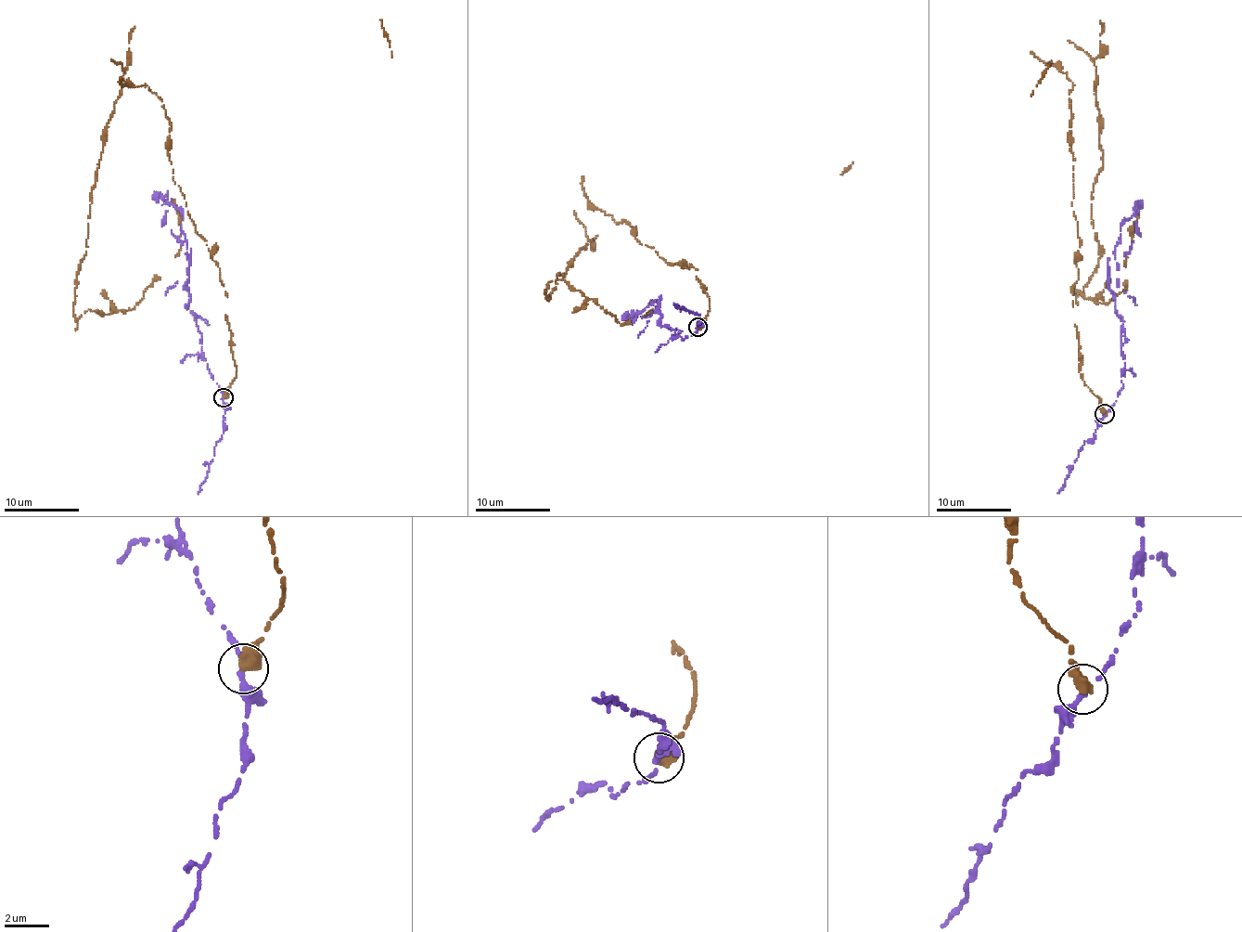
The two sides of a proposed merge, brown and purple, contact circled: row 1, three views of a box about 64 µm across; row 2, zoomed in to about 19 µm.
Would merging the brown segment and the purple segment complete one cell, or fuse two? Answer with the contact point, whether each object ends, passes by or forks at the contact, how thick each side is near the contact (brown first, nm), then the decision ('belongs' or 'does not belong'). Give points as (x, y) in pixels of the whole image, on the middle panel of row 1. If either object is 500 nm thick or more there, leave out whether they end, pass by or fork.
(697, 327) | 600/220 nm | does not belong

